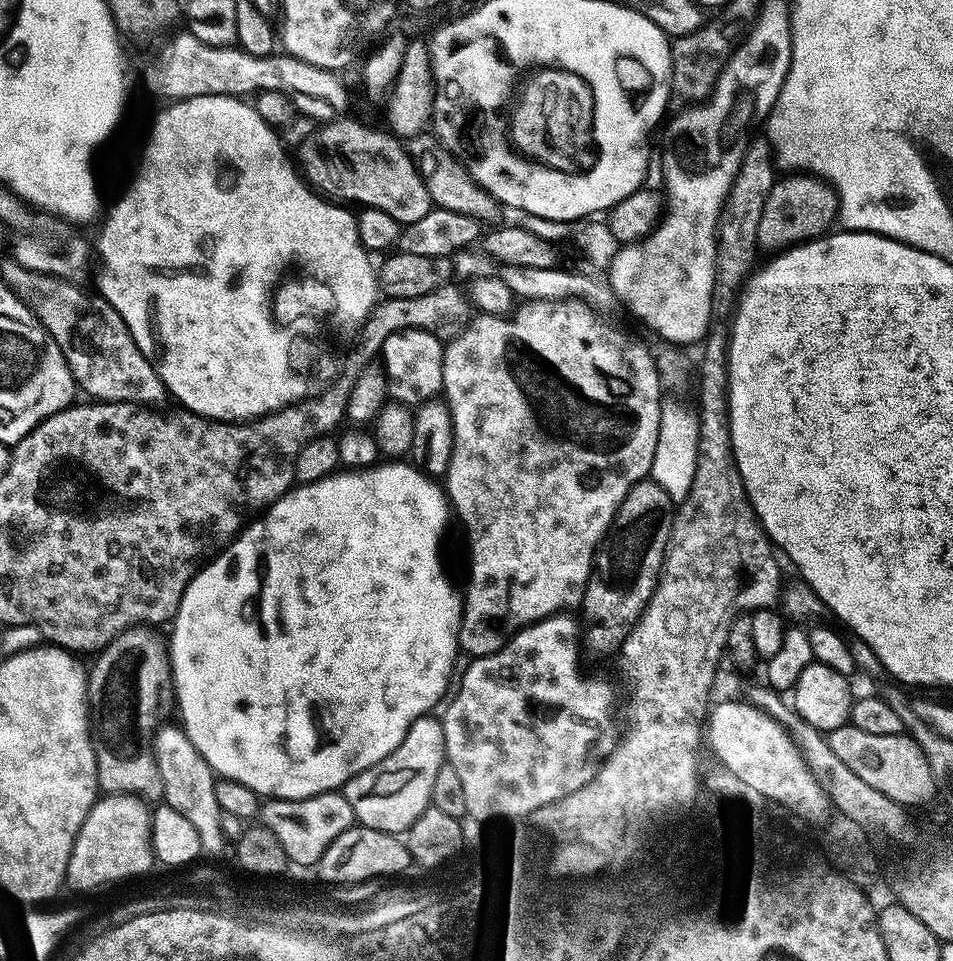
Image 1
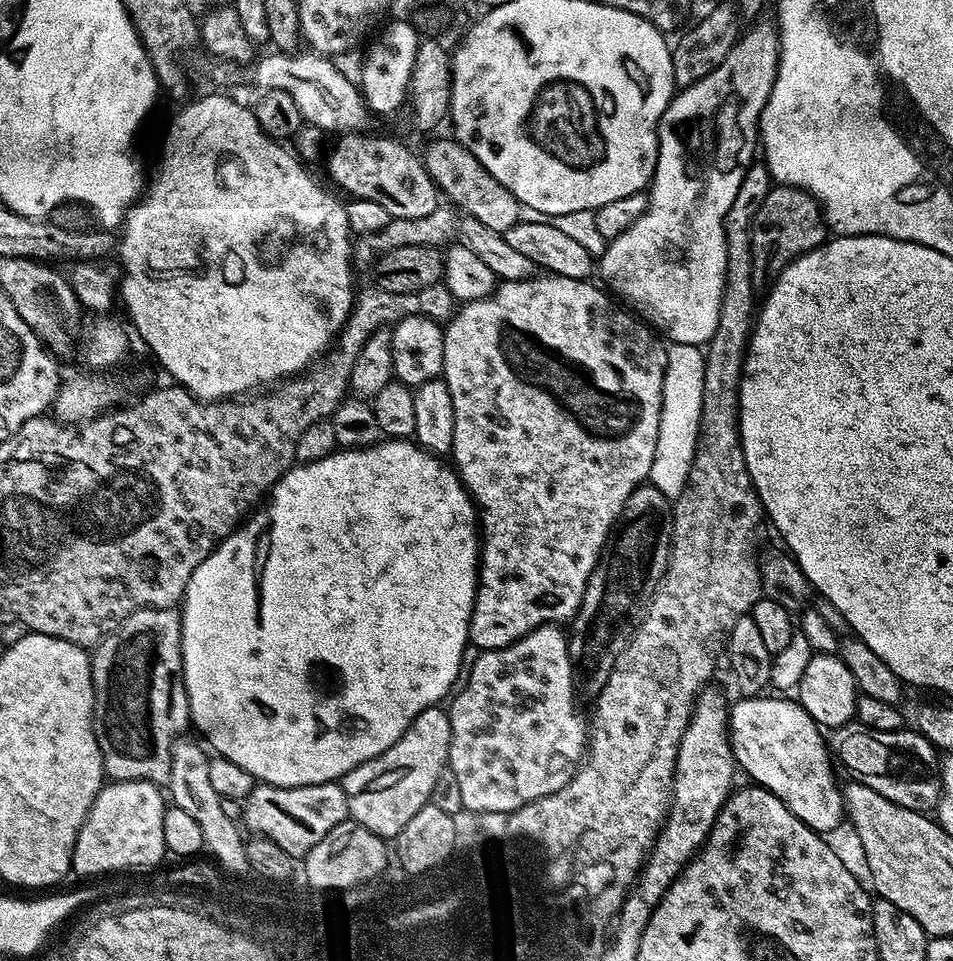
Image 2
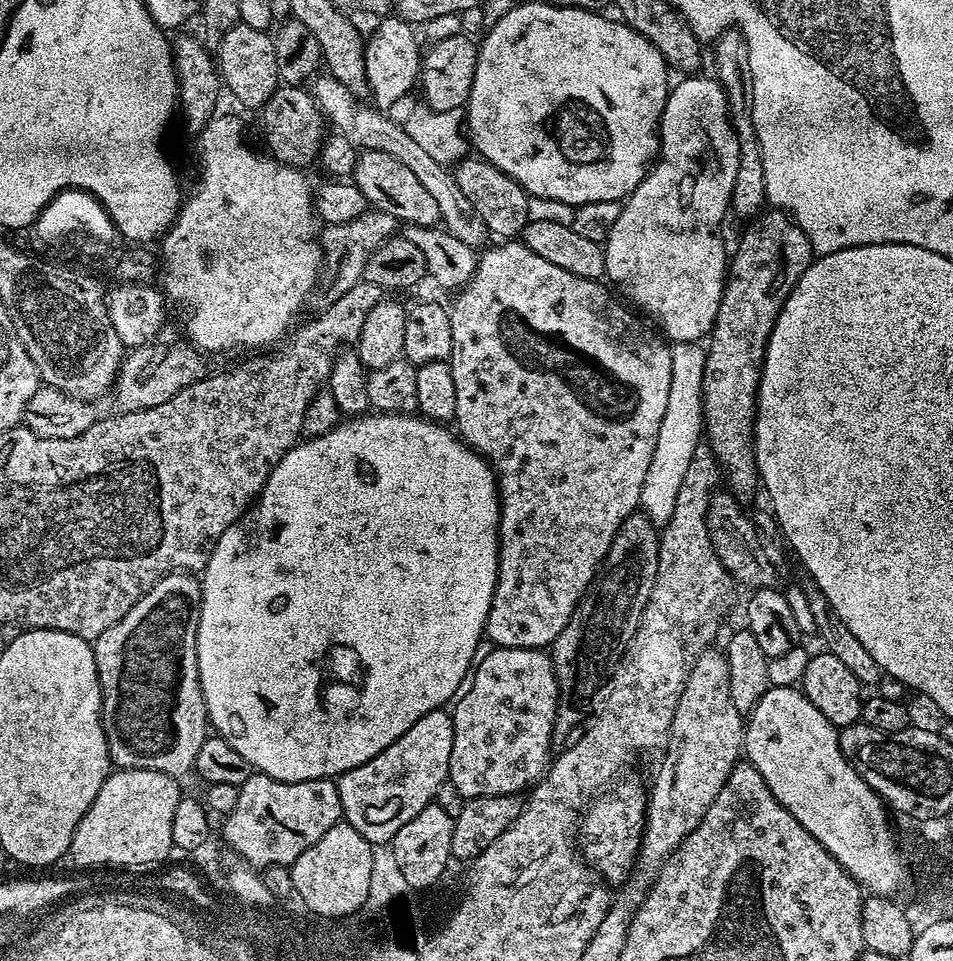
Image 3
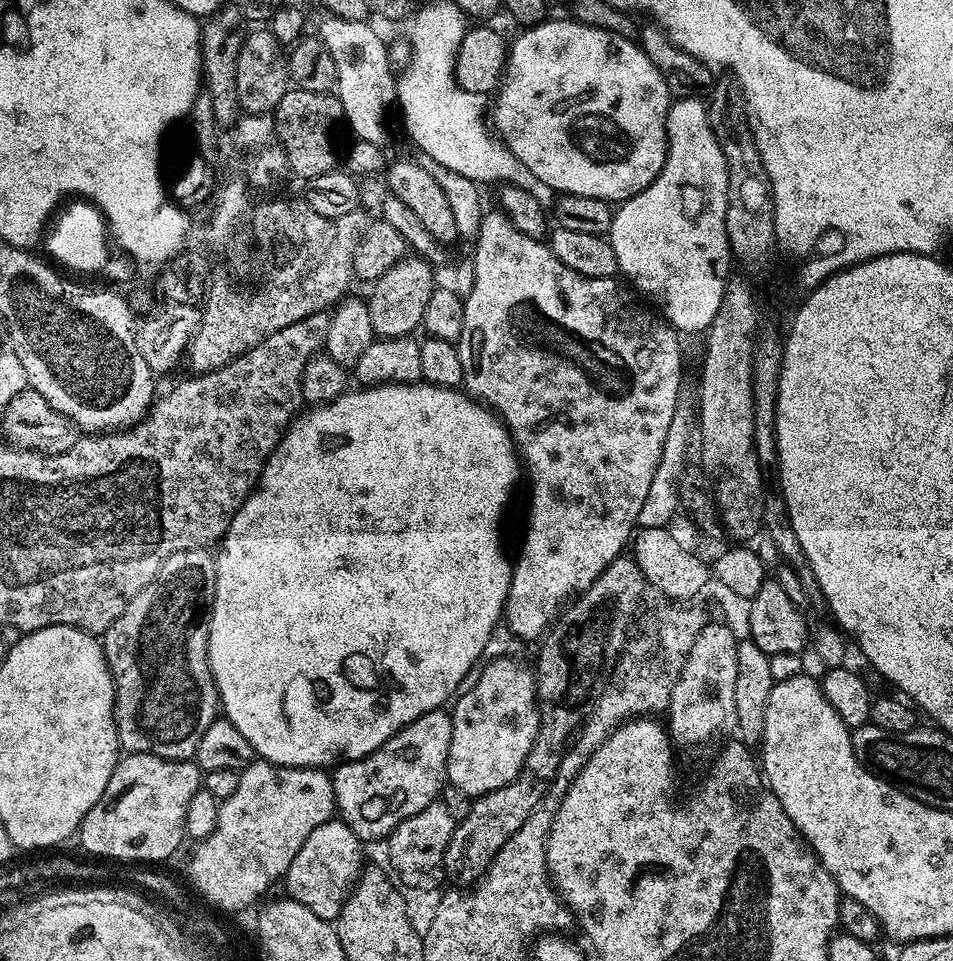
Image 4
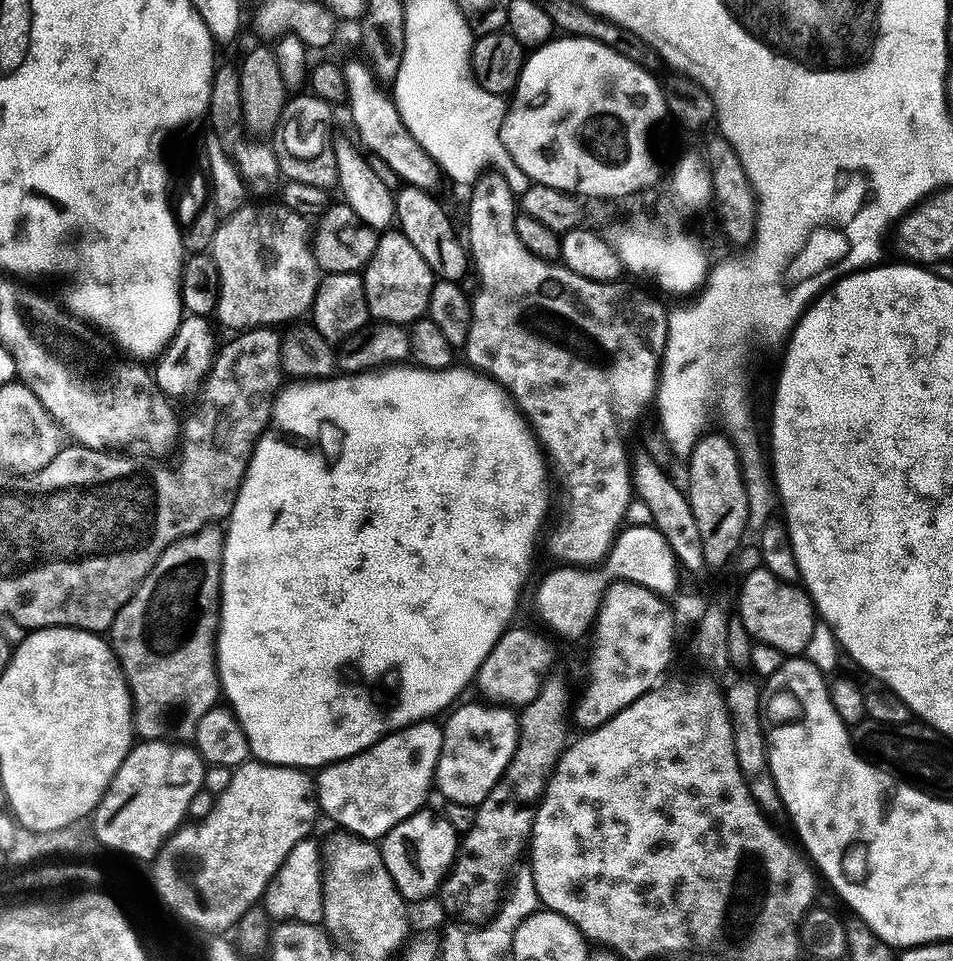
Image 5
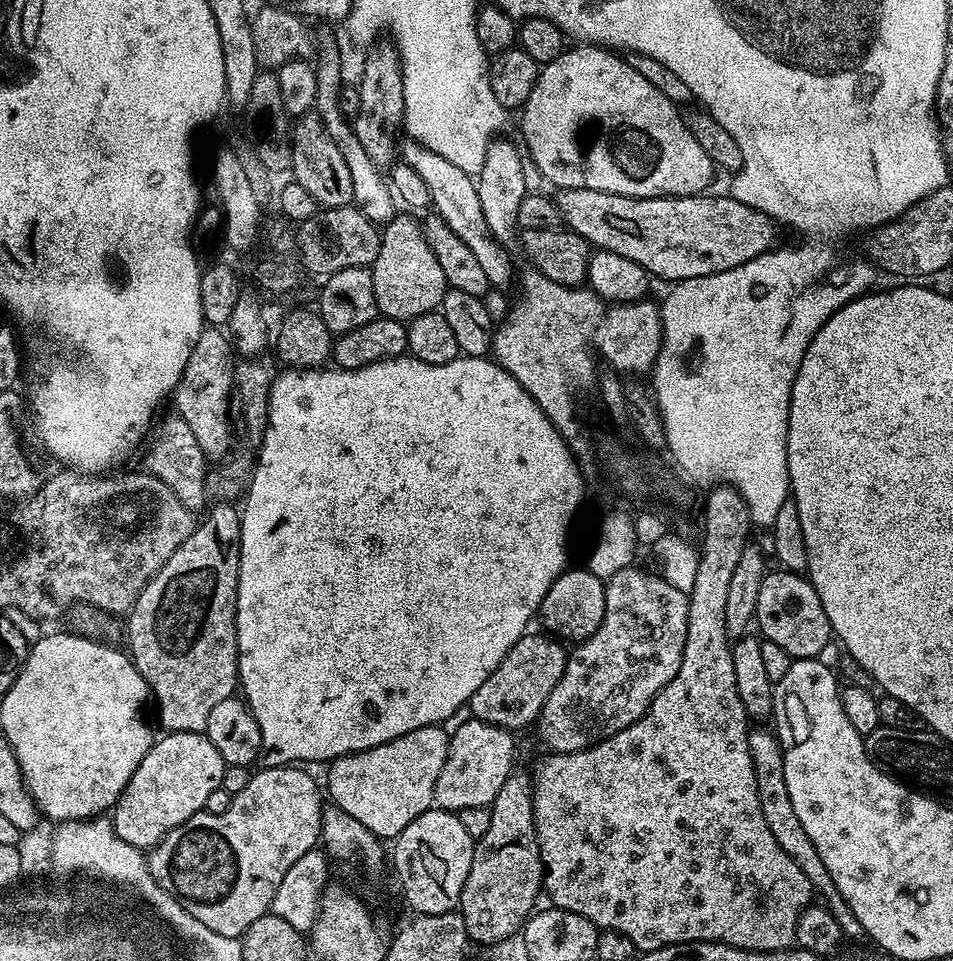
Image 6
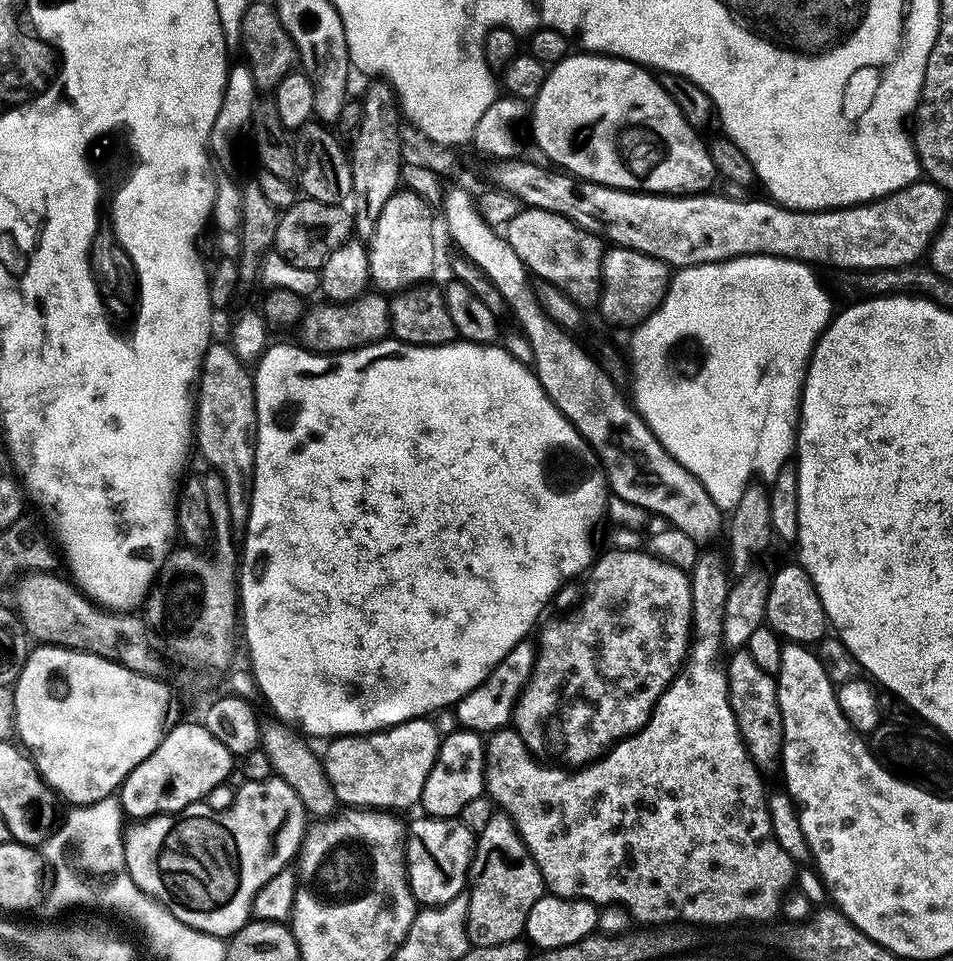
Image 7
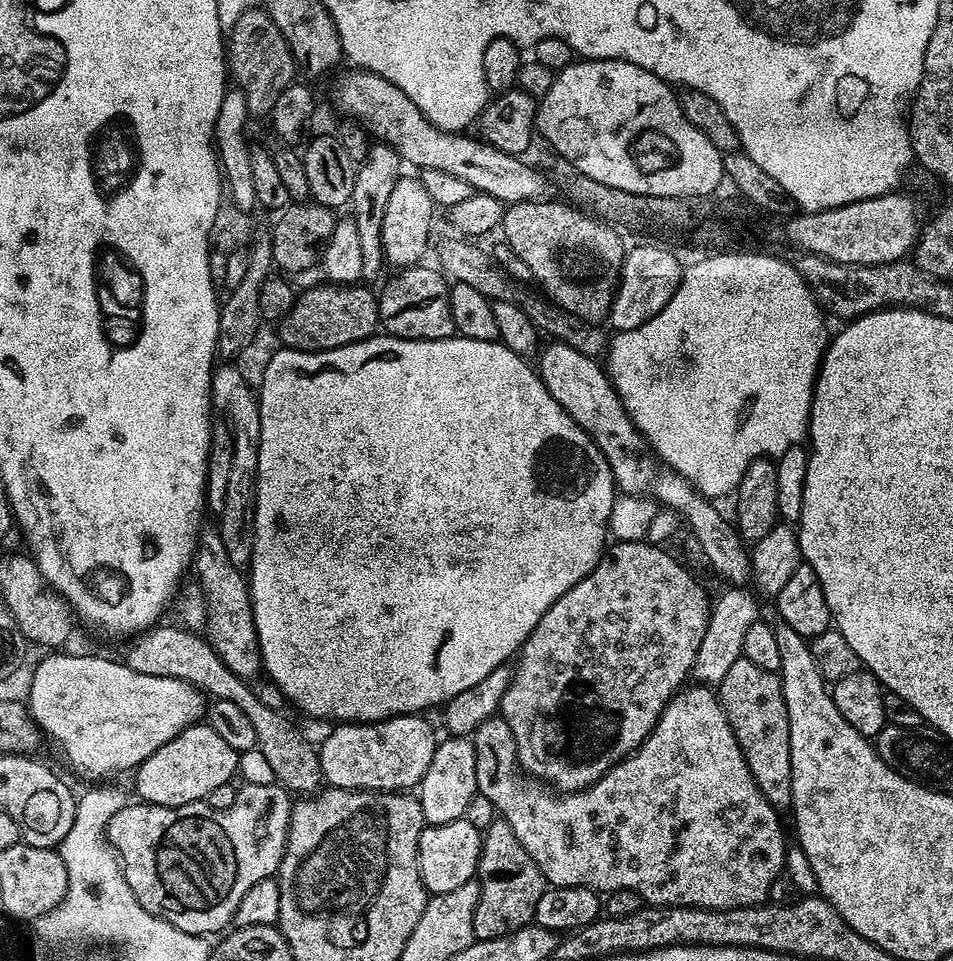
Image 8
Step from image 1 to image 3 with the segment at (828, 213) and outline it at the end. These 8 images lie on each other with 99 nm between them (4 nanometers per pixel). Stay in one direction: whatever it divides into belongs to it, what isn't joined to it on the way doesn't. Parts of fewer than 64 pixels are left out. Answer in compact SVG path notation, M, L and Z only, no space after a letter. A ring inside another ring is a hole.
M779 210L765 211L763 214L756 216L747 226L749 226L749 228L741 234L740 241L736 244L736 252L734 248L734 251L731 253L730 263L724 282L724 293L720 299L718 314L716 315L716 321L710 333L710 339L707 341L707 344L709 343L708 353L703 357L706 362L706 370L704 371L704 426L706 429L706 442L712 447L712 453L716 455L716 460L720 464L720 471L723 479L726 481L727 487L736 494L748 494L746 478L748 478L750 472L757 472L754 429L756 427L756 401L760 391L760 370L764 367L764 351L768 349L768 339L774 330L776 319L782 310L782 306L786 302L786 298L794 290L798 278L802 278L802 274L806 274L806 270L812 265L814 259L810 238L795 222L793 222L791 216L789 216L787 212Z

